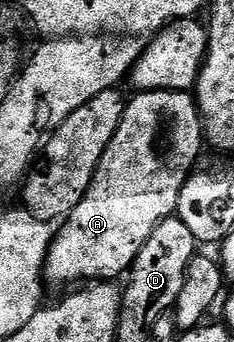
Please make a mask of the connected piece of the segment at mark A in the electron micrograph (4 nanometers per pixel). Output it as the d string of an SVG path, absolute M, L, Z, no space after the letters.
M192 91L187 92L137 92L134 100L130 99L125 105L125 113L119 122L119 130L115 130L115 138L111 138L111 142L107 146L107 150L103 150L103 158L99 158L99 166L95 170L93 180L89 183L89 189L85 197L79 202L79 206L75 206L75 210L69 213L67 219L56 229L53 243L49 246L49 253L45 259L44 279L49 280L53 284L73 284L69 286L77 286L82 282L113 282L118 278L124 277L129 271L129 267L135 262L135 258L139 254L139 250L143 250L143 246L147 242L147 238L151 238L151 230L155 230L155 226L159 222L163 222L168 216L174 215L177 211L177 203L179 202L180 191L188 182L190 173L194 171L197 163L197 155L203 149L203 137L201 135L201 116L197 113L197 101Z

